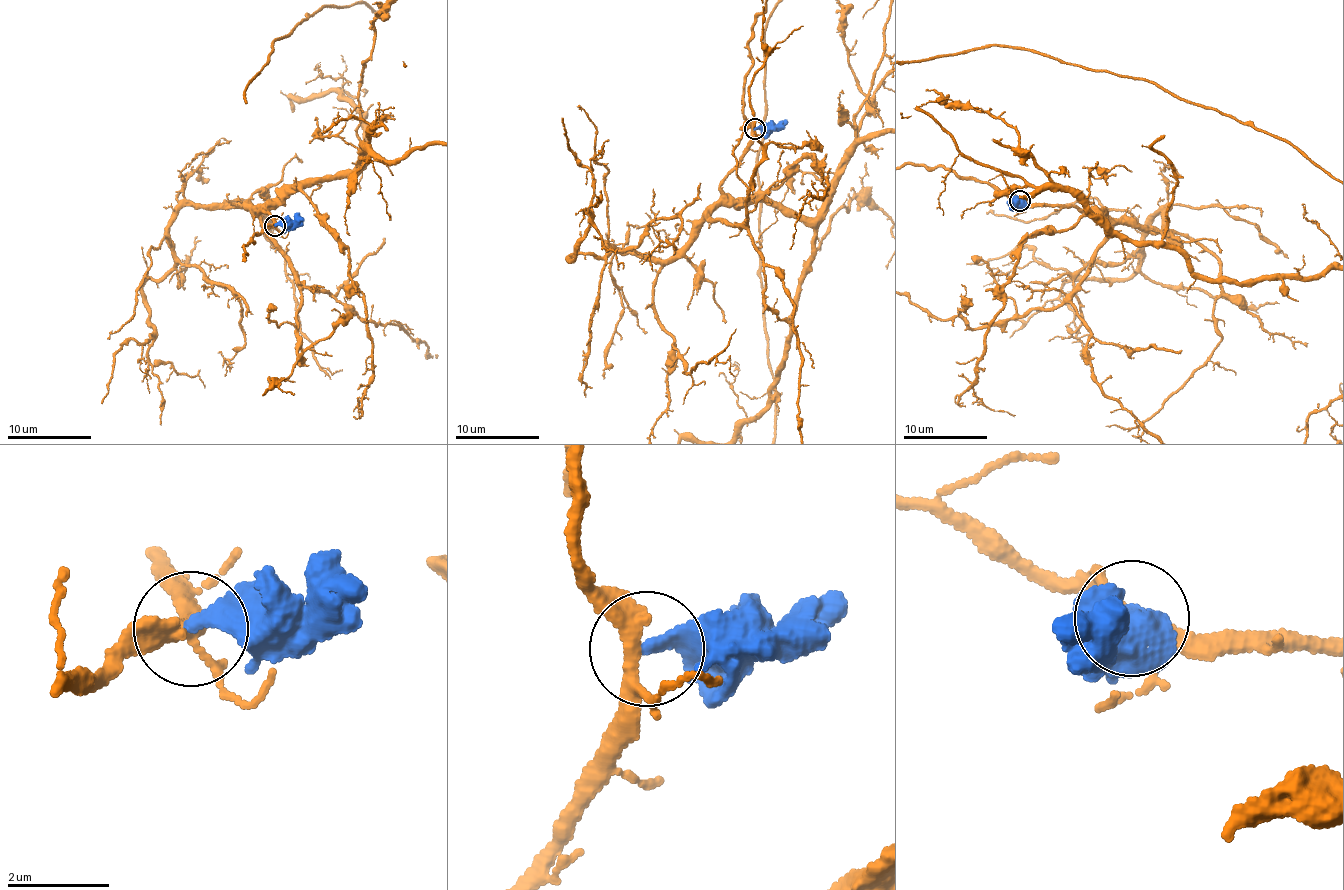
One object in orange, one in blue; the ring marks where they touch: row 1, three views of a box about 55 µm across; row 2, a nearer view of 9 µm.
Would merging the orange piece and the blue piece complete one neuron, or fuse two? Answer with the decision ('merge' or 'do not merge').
merge

